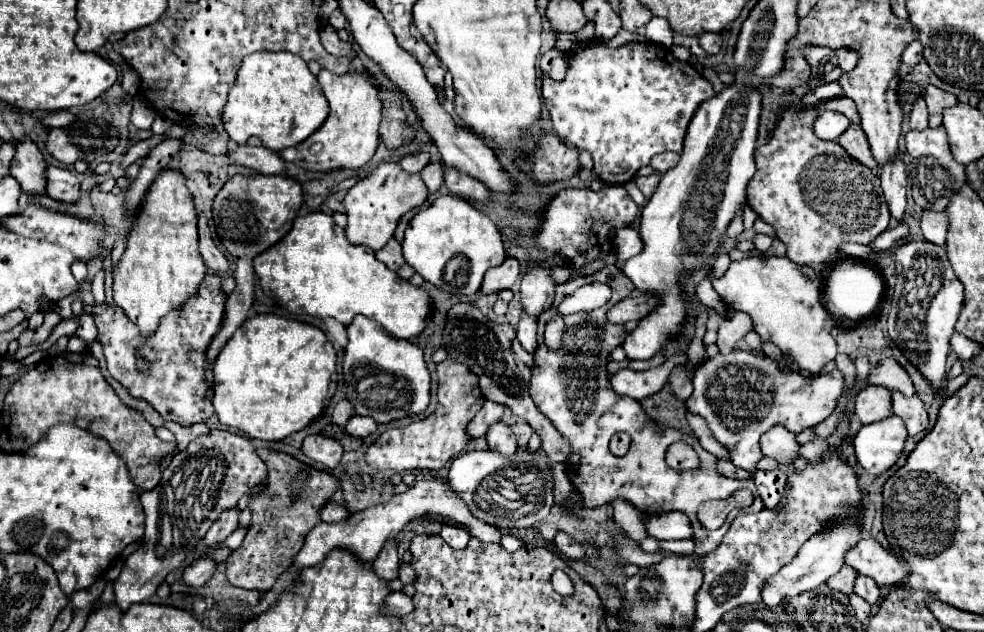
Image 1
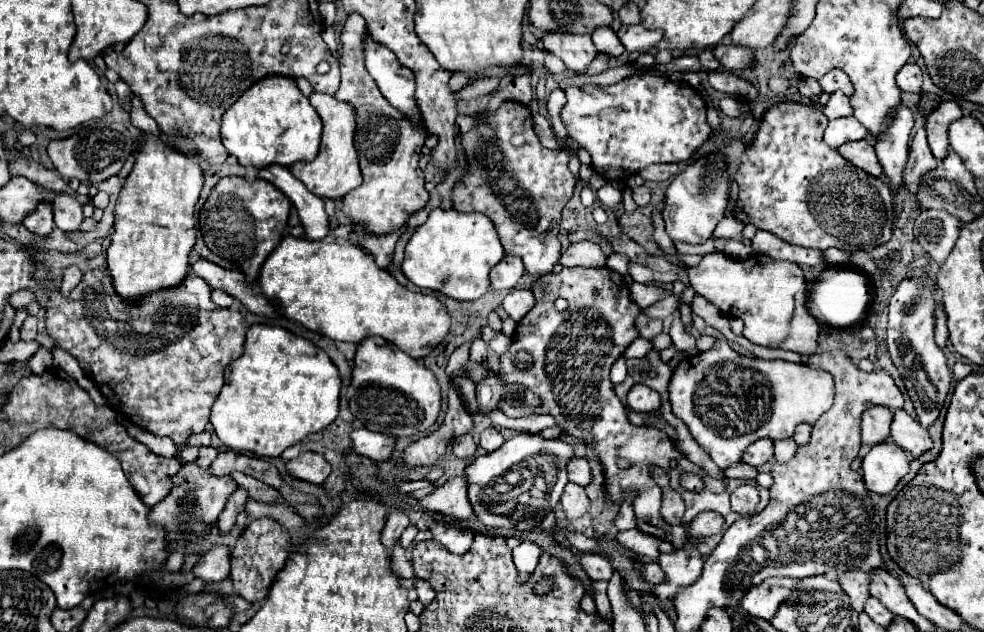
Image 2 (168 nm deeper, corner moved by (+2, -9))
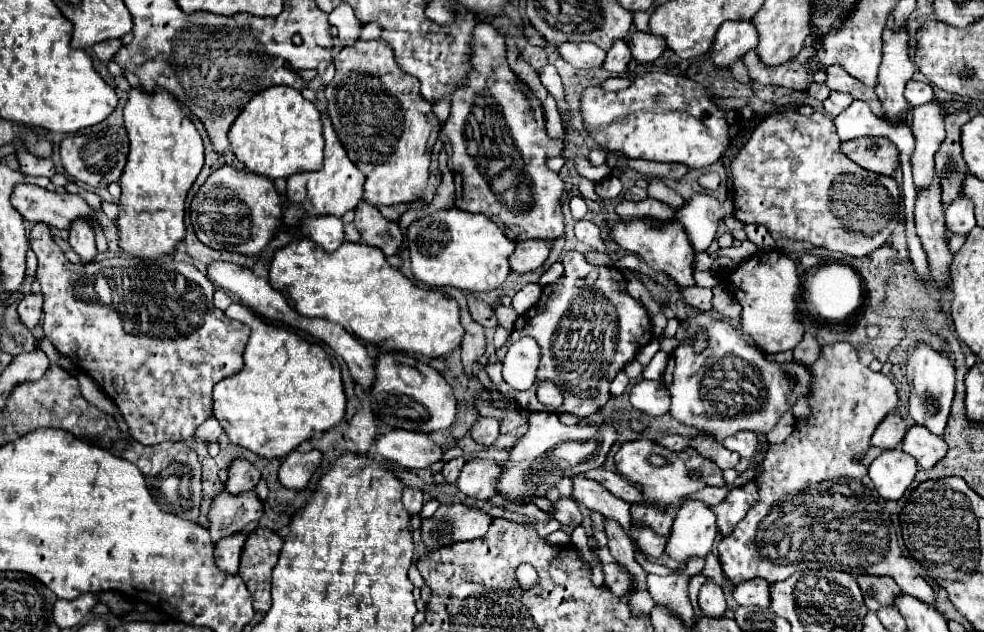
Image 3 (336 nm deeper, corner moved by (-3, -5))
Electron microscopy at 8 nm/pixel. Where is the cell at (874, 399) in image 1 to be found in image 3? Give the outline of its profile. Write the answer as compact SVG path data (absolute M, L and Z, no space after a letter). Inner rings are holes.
M889 414L877 426L877 430L875 430L873 438L871 438L871 444L879 446L881 450L893 450L893 448L897 448L901 444L905 432L907 432L907 426L901 420L901 416L899 414Z

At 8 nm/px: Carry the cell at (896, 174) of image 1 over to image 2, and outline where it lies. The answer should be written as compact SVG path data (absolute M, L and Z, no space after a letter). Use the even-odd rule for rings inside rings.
M906 106L898 108L898 120L894 120L894 128L878 140L876 156L884 168L884 176L888 178L890 190L896 194L896 190L904 182L904 168L908 160L908 138L914 126L912 112Z

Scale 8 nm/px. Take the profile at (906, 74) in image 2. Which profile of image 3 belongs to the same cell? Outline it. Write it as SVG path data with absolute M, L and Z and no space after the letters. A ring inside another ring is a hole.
M909 80L907 82L907 88L905 88L905 100L911 104L911 106L919 106L919 104L925 104L929 100L933 100L933 88L925 82L917 82L917 80Z

